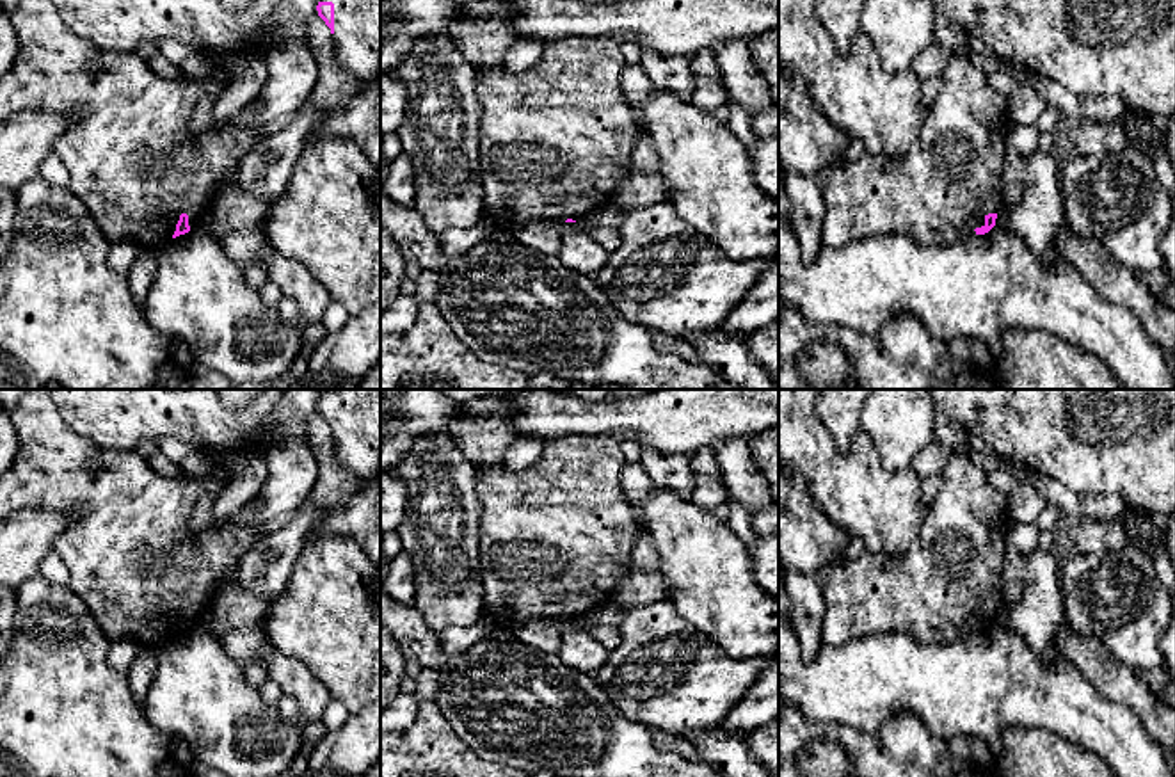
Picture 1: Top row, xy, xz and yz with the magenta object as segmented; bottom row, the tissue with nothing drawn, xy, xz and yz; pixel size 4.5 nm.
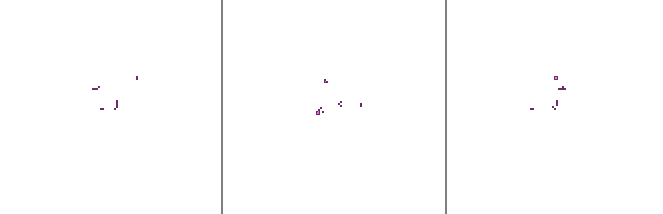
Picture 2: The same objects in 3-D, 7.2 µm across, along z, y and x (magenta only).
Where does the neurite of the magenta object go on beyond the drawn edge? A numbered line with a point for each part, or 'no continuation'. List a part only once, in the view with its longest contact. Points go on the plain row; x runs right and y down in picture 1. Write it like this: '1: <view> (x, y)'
1: xy (356, 432)

